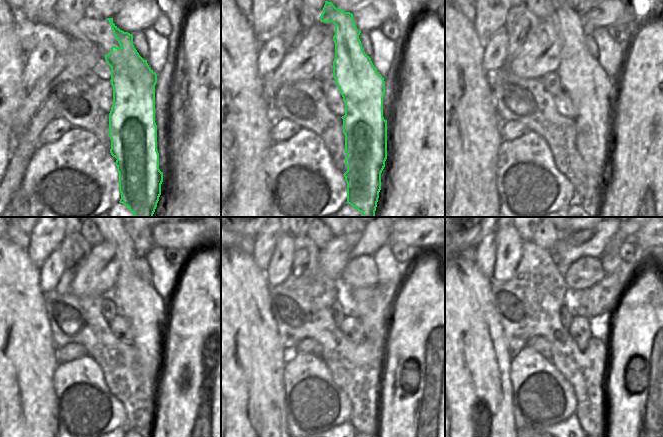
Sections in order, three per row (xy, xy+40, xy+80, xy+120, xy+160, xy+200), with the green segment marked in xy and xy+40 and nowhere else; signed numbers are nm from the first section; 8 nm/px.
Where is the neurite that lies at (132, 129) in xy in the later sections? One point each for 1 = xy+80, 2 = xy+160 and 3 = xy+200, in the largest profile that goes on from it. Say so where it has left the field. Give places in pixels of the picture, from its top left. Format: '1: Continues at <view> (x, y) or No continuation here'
1: Continues at xy+80 (591, 91)
2: Continues at xy+160 (374, 322)
3: Continues at xy+200 (600, 326).

